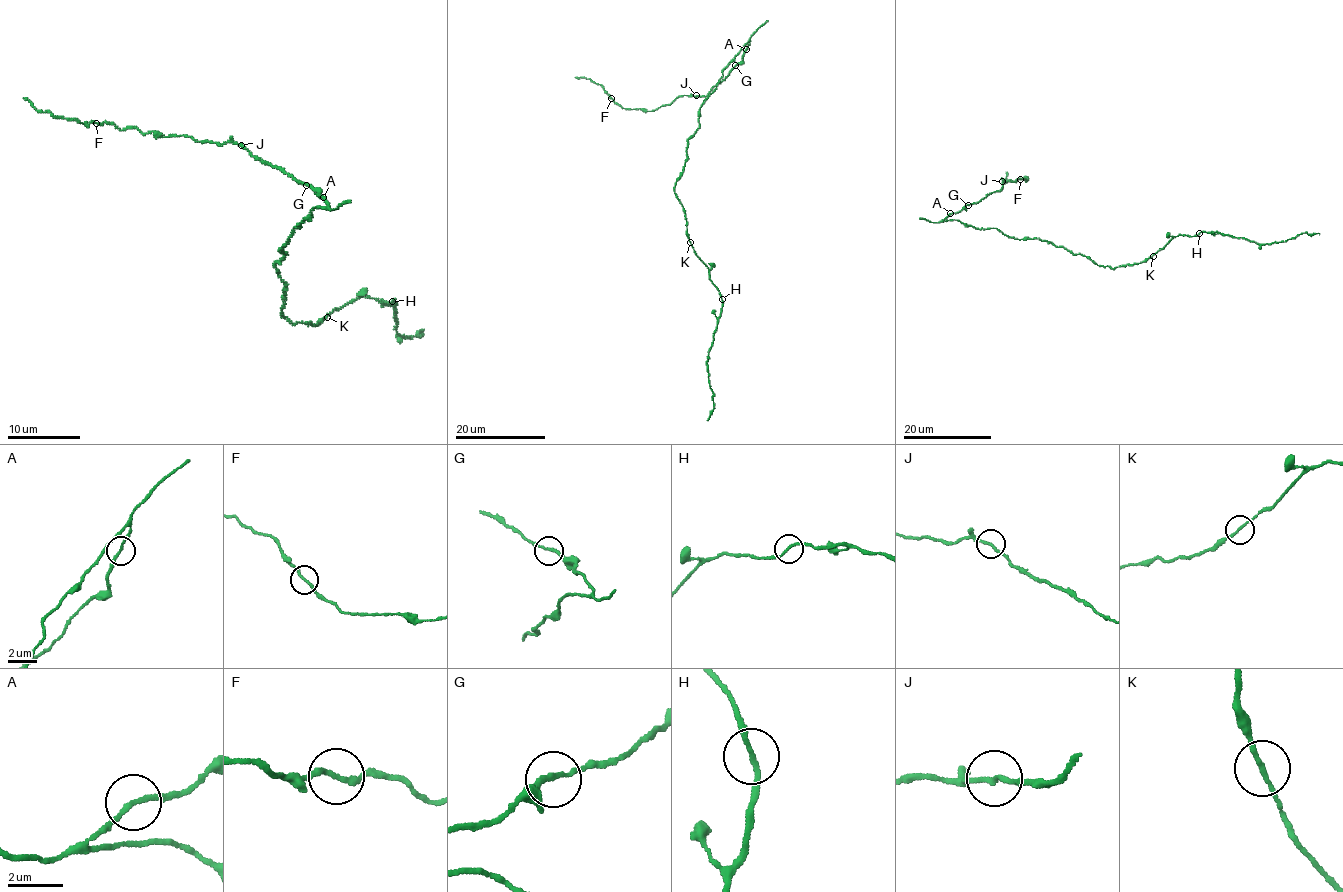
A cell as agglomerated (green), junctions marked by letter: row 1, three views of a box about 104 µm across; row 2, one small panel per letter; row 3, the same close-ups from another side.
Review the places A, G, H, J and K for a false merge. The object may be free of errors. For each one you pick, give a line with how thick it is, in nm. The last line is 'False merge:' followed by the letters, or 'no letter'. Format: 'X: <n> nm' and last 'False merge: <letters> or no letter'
False merge: no letter

